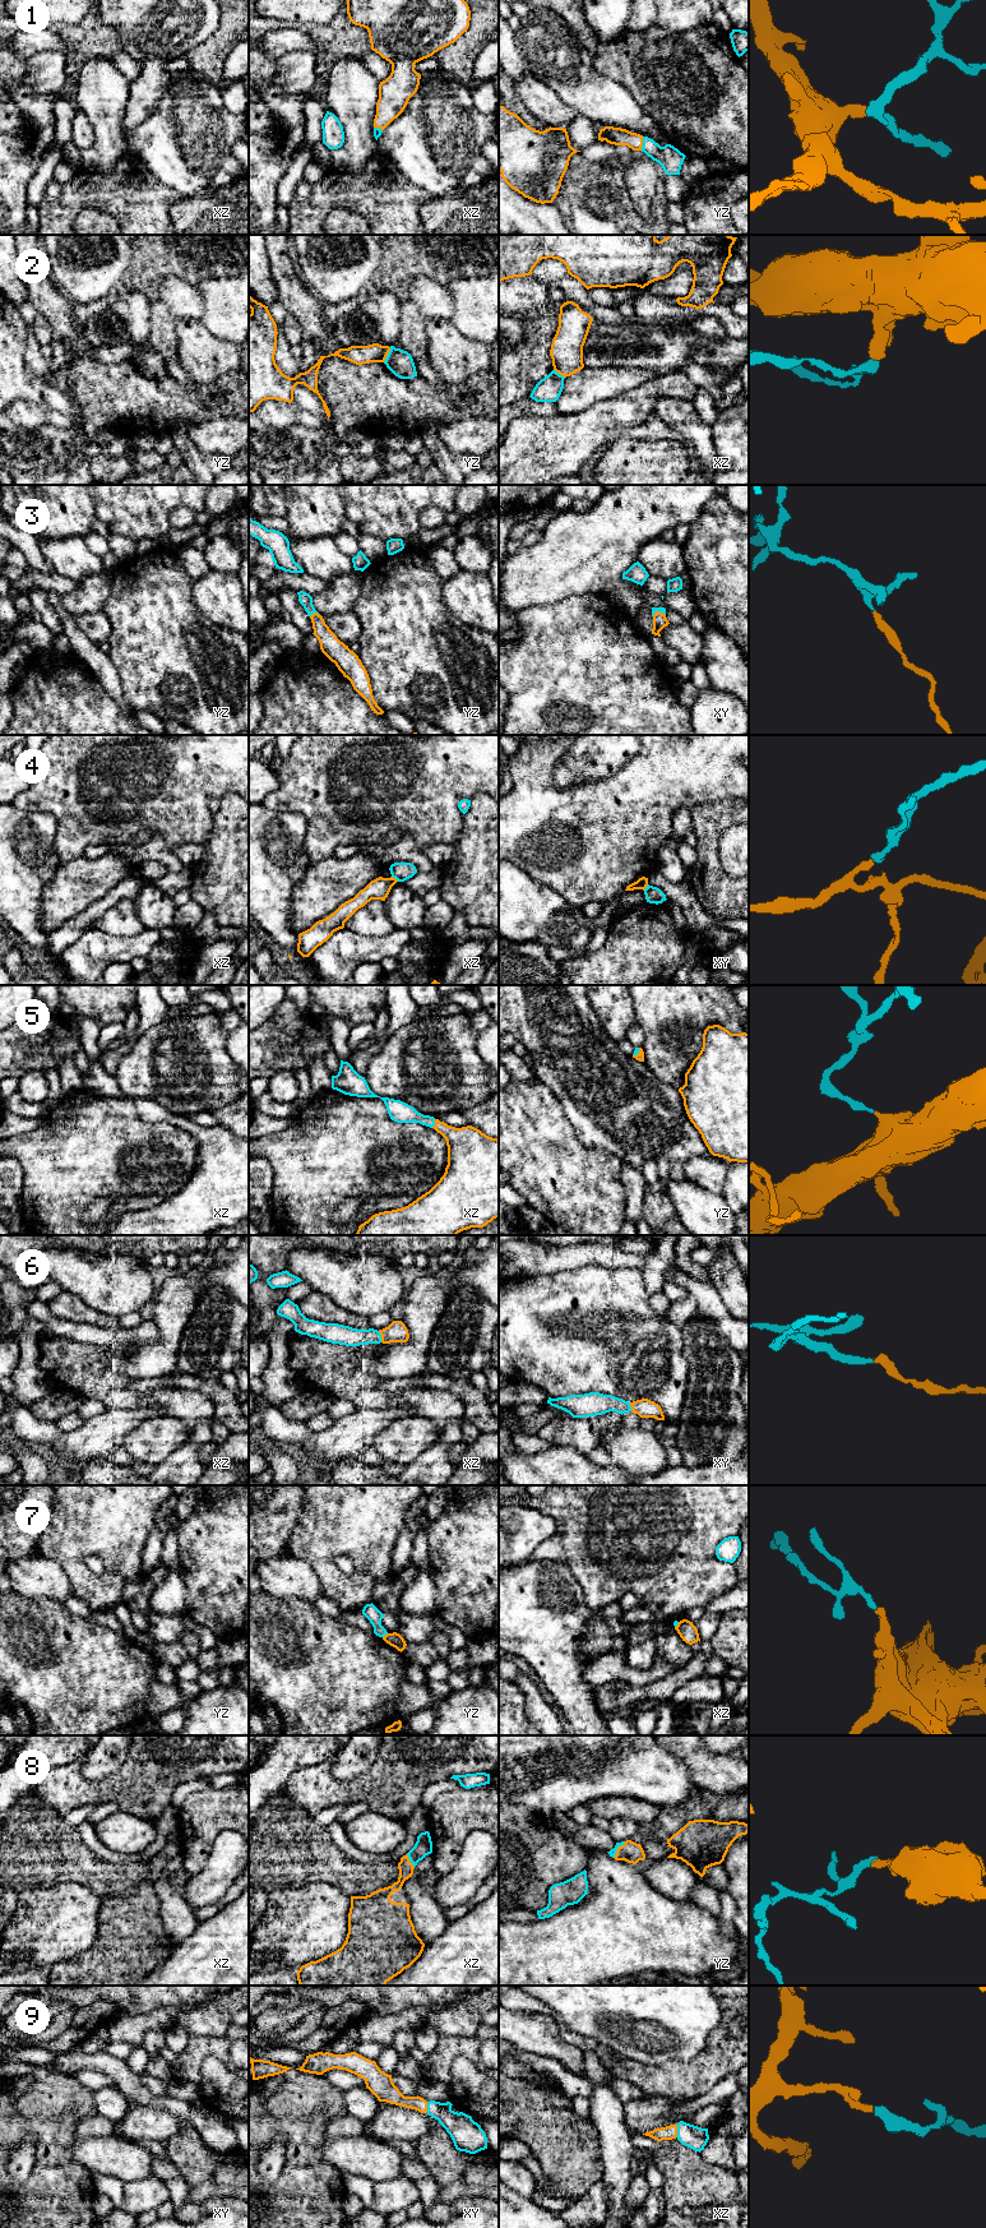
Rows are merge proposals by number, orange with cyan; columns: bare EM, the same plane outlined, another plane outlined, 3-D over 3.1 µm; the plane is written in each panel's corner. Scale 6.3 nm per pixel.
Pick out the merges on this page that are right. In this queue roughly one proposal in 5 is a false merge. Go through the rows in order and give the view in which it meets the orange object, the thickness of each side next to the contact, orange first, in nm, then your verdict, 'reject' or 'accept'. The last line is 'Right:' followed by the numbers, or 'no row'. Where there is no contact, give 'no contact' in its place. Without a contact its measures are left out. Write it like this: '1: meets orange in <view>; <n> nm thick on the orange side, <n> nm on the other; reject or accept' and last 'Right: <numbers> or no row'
1: meets orange in yz; 110 nm thick on the orange side, 150 nm on the other; accept
2: meets orange in yz; 120 nm thick on the orange side, 160 nm on the other; reject
3: meets orange in yz; 140 nm thick on the orange side, 80 nm on the other; accept
4: meets orange in xz; 140 nm thick on the orange side, 120 nm on the other; reject
5: meets orange in xz; 260 nm thick on the orange side, 140 nm on the other; accept
6: meets orange in xz; 130 nm thick on the orange side, 130 nm on the other; accept
7: meets orange in yz; 90 nm thick on the orange side, 90 nm on the other; accept
8: meets orange in xz; 100 nm thick on the orange side, 110 nm on the other; accept
9: meets orange in xz; 90 nm thick on the orange side, 150 nm on the other; accept
Right: 1, 3, 5, 6, 7, 8, 9

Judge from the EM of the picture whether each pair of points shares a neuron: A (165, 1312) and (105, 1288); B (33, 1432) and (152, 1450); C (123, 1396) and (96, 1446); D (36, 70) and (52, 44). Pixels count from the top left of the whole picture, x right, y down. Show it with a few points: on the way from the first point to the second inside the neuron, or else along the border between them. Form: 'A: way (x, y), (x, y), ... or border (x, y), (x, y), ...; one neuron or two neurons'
A: border (156, 1292), (151, 1300); two neurons
B: border (143, 1423), (134, 1427), (120, 1443); two neurons
C: border (146, 1406), (107, 1409); two neurons
D: border (66, 58), (59, 51), (37, 51), (24, 63); two neurons

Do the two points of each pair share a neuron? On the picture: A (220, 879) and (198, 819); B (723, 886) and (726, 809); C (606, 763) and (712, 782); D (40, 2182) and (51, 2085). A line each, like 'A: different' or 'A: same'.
A: different
B: same
C: different
D: same

